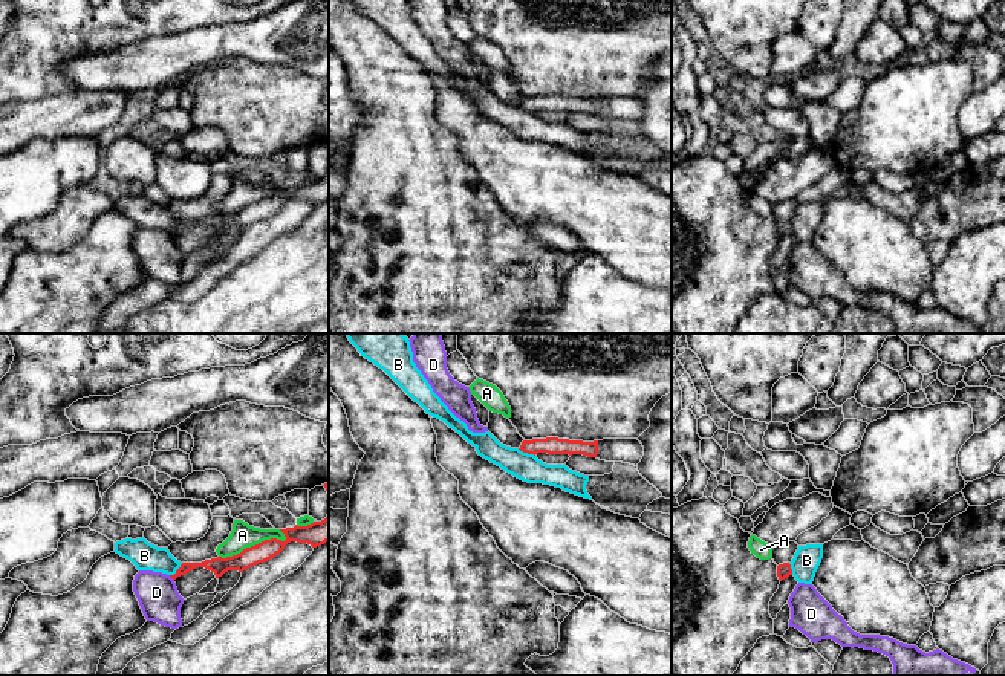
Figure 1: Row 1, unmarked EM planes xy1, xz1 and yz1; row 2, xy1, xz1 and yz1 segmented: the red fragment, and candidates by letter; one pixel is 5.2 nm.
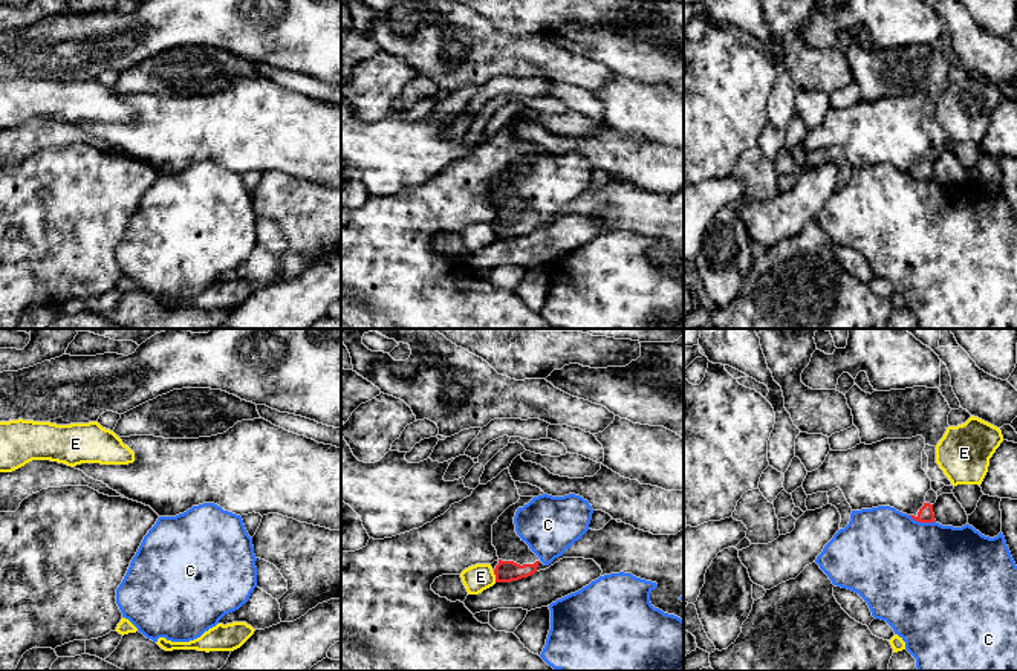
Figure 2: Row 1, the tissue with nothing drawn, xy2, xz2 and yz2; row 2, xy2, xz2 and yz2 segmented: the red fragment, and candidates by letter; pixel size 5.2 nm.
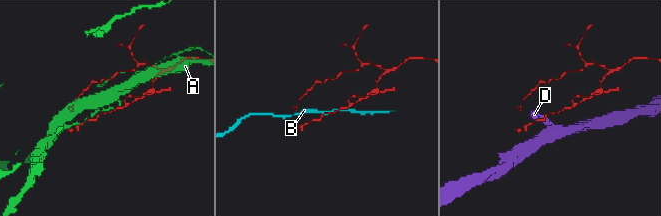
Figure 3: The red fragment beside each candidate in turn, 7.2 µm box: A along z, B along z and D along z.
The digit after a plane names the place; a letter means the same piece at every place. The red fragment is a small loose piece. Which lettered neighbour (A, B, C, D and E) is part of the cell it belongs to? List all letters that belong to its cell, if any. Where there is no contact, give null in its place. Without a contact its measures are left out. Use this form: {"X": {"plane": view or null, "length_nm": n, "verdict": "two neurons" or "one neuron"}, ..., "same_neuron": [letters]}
{"A": {"plane": "xy1", "length_nm": 380, "verdict": "two neurons"}, "B": {"plane": "xz1", "length_nm": 100, "verdict": "two neurons"}, "C": {"plane": "yz2", "length_nm": 150, "verdict": "two neurons"}, "D": {"plane": "xy1", "length_nm": 40, "verdict": "two neurons"}, "E": {"plane": "xz2", "length_nm": 60, "verdict": "two neurons"}, "same_neuron": []}

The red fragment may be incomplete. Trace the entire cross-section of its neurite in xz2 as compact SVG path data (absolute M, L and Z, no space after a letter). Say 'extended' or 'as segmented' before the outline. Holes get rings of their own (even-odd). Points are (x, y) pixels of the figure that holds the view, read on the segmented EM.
extended; M520 497L492 524L492 546L497 550L499 564L494 569L496 582L511 582L528 578L535 572L546 570L563 558L593 559L603 570L601 576L610 573L632 573L636 578L656 582L658 587L650 593L650 602L664 613L674 614L684 621L684 529L676 535L653 535L635 529L630 524L610 520L603 529L589 529L566 552L544 566L529 546L517 535L514 517L518 507L528 504L534 497Z

